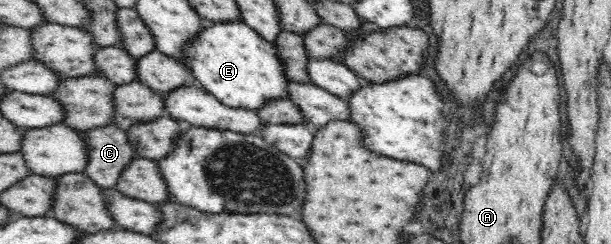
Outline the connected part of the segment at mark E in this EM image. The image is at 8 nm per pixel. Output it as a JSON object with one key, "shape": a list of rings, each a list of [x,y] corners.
{"shape":[[[243,21],[232,23],[204,23],[204,29],[184,45],[182,64],[190,68],[193,79],[198,79],[208,93],[222,104],[232,108],[242,108],[256,112],[273,100],[290,100],[290,80],[286,78],[284,64],[276,54],[276,46],[266,41],[256,30]]]}

